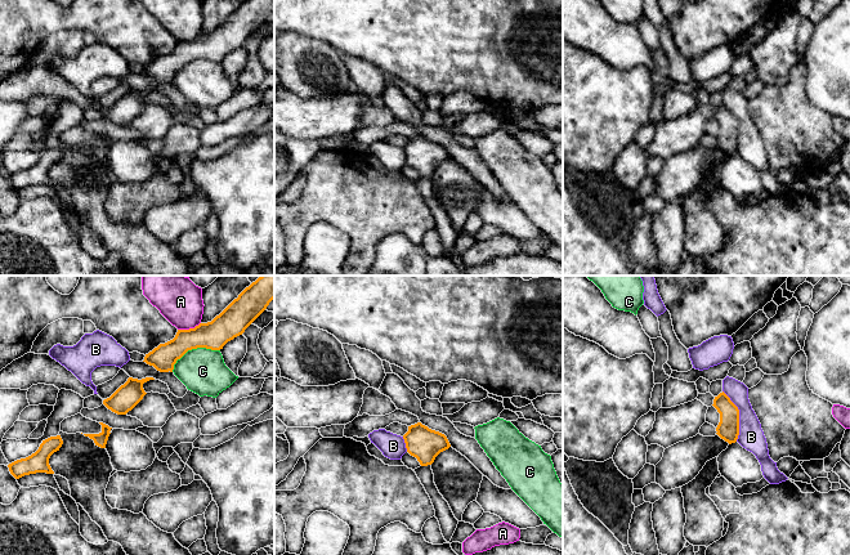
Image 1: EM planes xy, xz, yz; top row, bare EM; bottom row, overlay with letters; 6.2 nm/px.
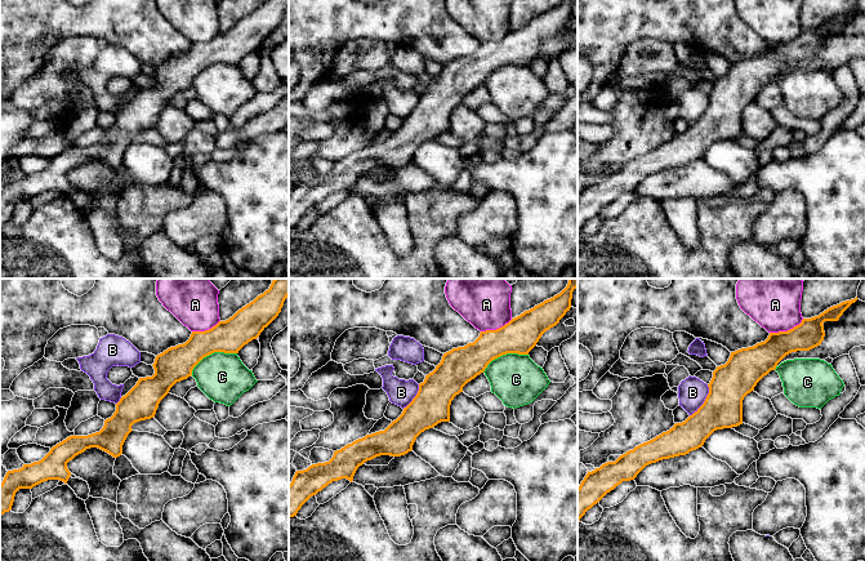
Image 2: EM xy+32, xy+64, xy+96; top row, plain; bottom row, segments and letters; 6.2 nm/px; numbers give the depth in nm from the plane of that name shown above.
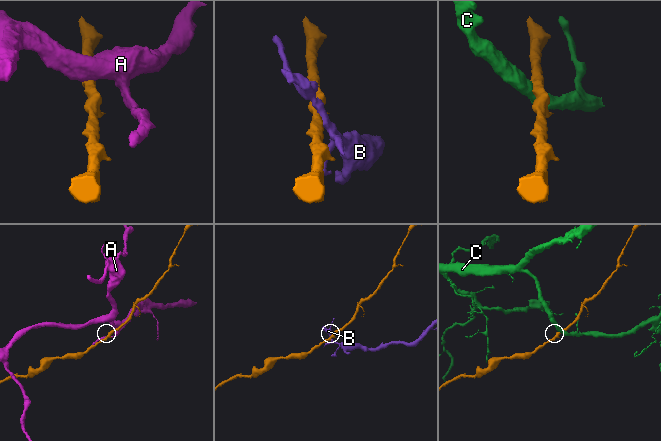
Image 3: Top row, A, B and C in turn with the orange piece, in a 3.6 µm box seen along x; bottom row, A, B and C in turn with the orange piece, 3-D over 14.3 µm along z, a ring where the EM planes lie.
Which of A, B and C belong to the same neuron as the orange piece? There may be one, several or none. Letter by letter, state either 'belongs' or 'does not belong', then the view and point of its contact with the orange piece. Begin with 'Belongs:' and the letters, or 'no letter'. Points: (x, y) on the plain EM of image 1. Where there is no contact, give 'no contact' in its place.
Belongs: no letter
A: does not belong | xy (189, 40)
B: does not belong | yz (738, 128)
C: does not belong | xy (192, 59)

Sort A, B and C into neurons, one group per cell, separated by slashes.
A / B / C

